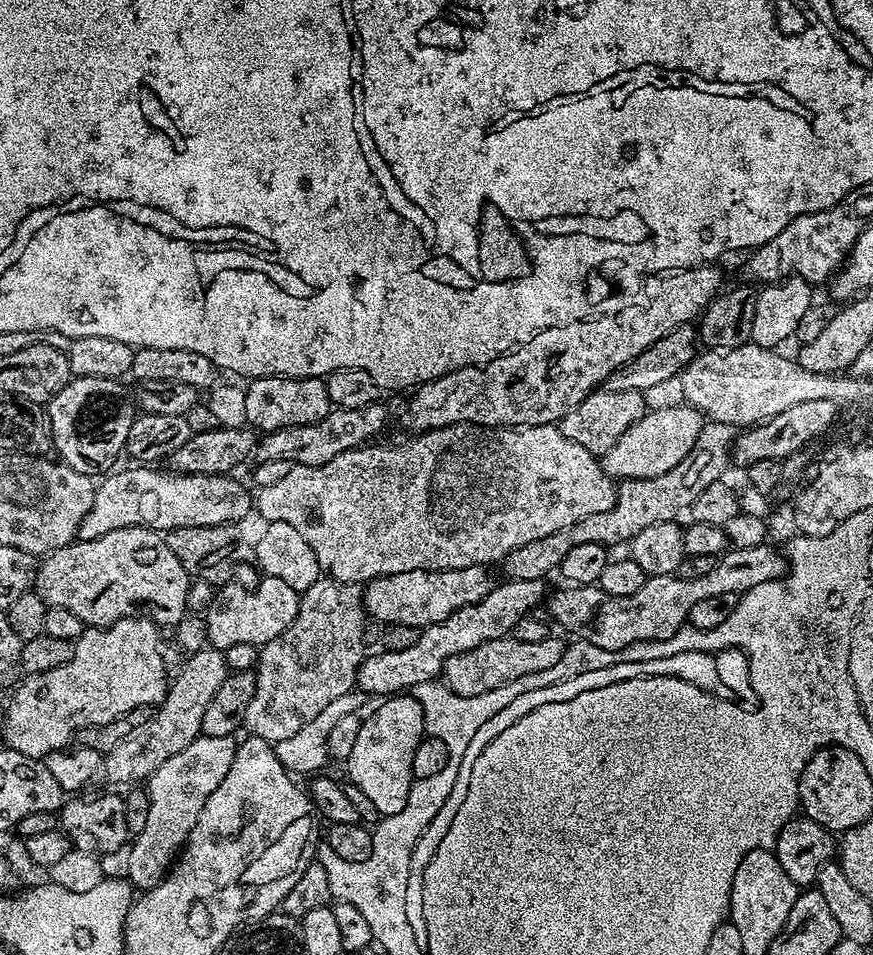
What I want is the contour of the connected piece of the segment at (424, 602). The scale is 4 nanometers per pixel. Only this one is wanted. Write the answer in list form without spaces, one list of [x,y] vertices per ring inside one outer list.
[[[479,564],[445,572],[410,570],[402,574],[379,576],[377,580],[369,580],[363,585],[364,611],[371,619],[373,616],[380,620],[381,625],[414,626],[423,630],[450,618],[454,610],[462,610],[462,606],[486,598],[494,586],[494,579],[488,572],[491,571],[485,565]]]

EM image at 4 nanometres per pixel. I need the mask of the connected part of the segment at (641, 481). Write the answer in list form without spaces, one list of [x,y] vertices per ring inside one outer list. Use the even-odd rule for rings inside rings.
[[[713,420],[705,423],[702,434],[698,436],[698,442],[694,444],[694,450],[674,466],[674,470],[666,470],[666,474],[658,474],[658,478],[634,478],[633,480],[620,480],[616,489],[616,504],[610,510],[602,510],[602,514],[590,514],[590,518],[582,518],[582,522],[574,522],[574,526],[562,526],[562,530],[554,530],[554,534],[546,534],[546,538],[534,538],[534,542],[526,542],[526,546],[518,546],[518,550],[510,550],[502,561],[504,576],[510,580],[544,580],[548,575],[555,573],[560,567],[562,558],[574,546],[583,546],[586,542],[598,542],[605,546],[612,544],[627,545],[638,534],[638,530],[646,530],[646,526],[654,526],[654,522],[666,522],[676,520],[679,512],[687,513],[692,507],[694,498],[706,490],[714,482],[725,479],[724,471],[730,468],[732,446],[736,442],[737,429],[726,422]]]

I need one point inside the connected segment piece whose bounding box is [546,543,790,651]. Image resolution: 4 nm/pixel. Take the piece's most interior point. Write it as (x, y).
(661, 608)

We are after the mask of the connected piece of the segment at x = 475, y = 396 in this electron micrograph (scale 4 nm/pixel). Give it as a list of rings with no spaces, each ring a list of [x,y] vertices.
[[[702,264],[699,268],[685,268],[677,271],[675,274],[669,275],[668,280],[661,288],[656,288],[652,292],[652,301],[649,304],[640,304],[641,302],[633,302],[628,307],[616,312],[612,316],[595,316],[592,320],[579,320],[578,322],[570,322],[569,324],[559,324],[553,328],[542,330],[538,334],[534,334],[534,338],[530,338],[530,342],[521,344],[520,347],[506,352],[502,356],[494,356],[491,360],[487,360],[484,364],[471,364],[465,368],[459,368],[453,372],[447,372],[444,376],[439,376],[437,380],[427,380],[425,384],[419,385],[411,393],[412,397],[408,400],[408,405],[404,408],[404,424],[413,433],[429,432],[431,428],[445,428],[451,424],[481,424],[483,428],[510,428],[513,426],[527,426],[530,424],[556,424],[570,410],[574,410],[574,406],[578,406],[578,402],[582,402],[591,392],[597,391],[603,385],[604,379],[610,374],[614,374],[614,370],[618,370],[626,362],[630,362],[630,358],[638,358],[638,354],[642,354],[642,350],[646,350],[646,346],[654,346],[654,342],[658,342],[658,338],[666,338],[666,334],[670,334],[670,330],[674,330],[683,324],[692,324],[703,313],[708,304],[715,300],[722,291],[720,285],[720,272],[716,266],[712,264]]]

